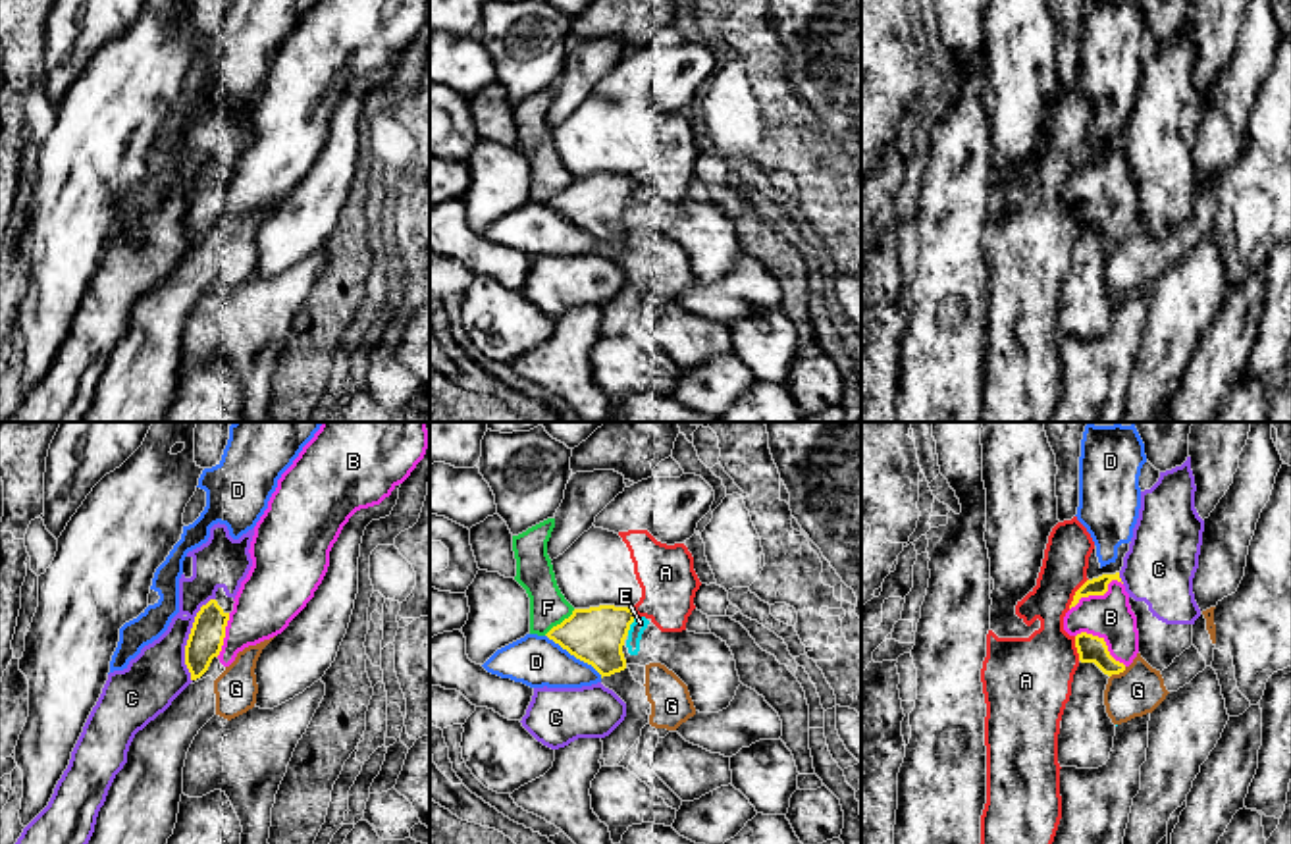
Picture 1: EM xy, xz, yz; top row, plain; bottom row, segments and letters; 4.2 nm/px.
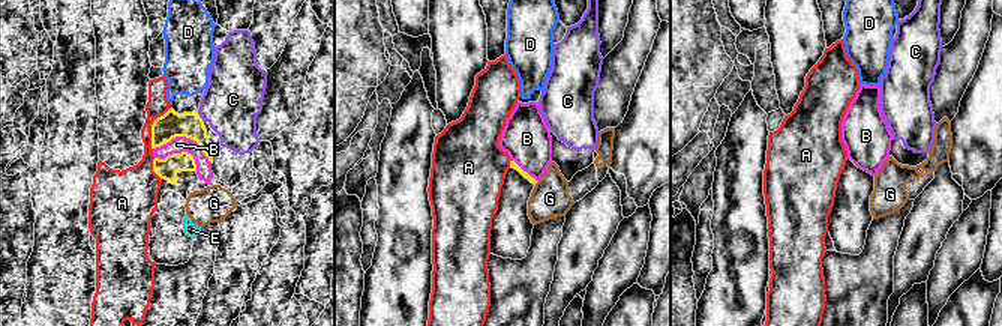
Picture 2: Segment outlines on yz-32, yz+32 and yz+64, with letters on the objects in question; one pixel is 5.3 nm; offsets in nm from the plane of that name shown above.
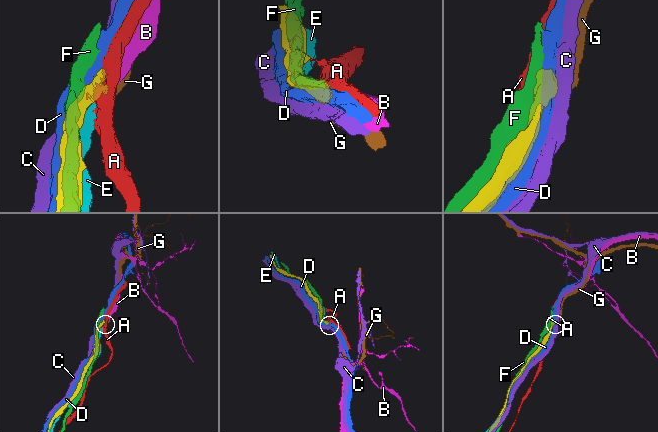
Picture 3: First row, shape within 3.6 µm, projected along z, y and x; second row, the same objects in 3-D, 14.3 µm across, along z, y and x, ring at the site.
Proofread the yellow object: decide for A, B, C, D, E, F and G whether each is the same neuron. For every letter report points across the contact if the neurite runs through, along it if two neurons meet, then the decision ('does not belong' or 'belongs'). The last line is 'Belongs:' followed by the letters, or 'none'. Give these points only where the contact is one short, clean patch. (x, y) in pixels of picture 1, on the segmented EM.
A: does not belong
B: belongs
C: border xy (214, 598), (197, 613), (185, 646), (185, 667), (191, 681); does not belong
D: does not belong
E: does not belong
F: does not belong
G: does not belong
Belongs: B

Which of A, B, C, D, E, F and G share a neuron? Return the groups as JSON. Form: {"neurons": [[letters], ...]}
{"neurons": [["A"], ["B"], ["C"], ["D"], ["E"], ["F"], ["G"]]}

